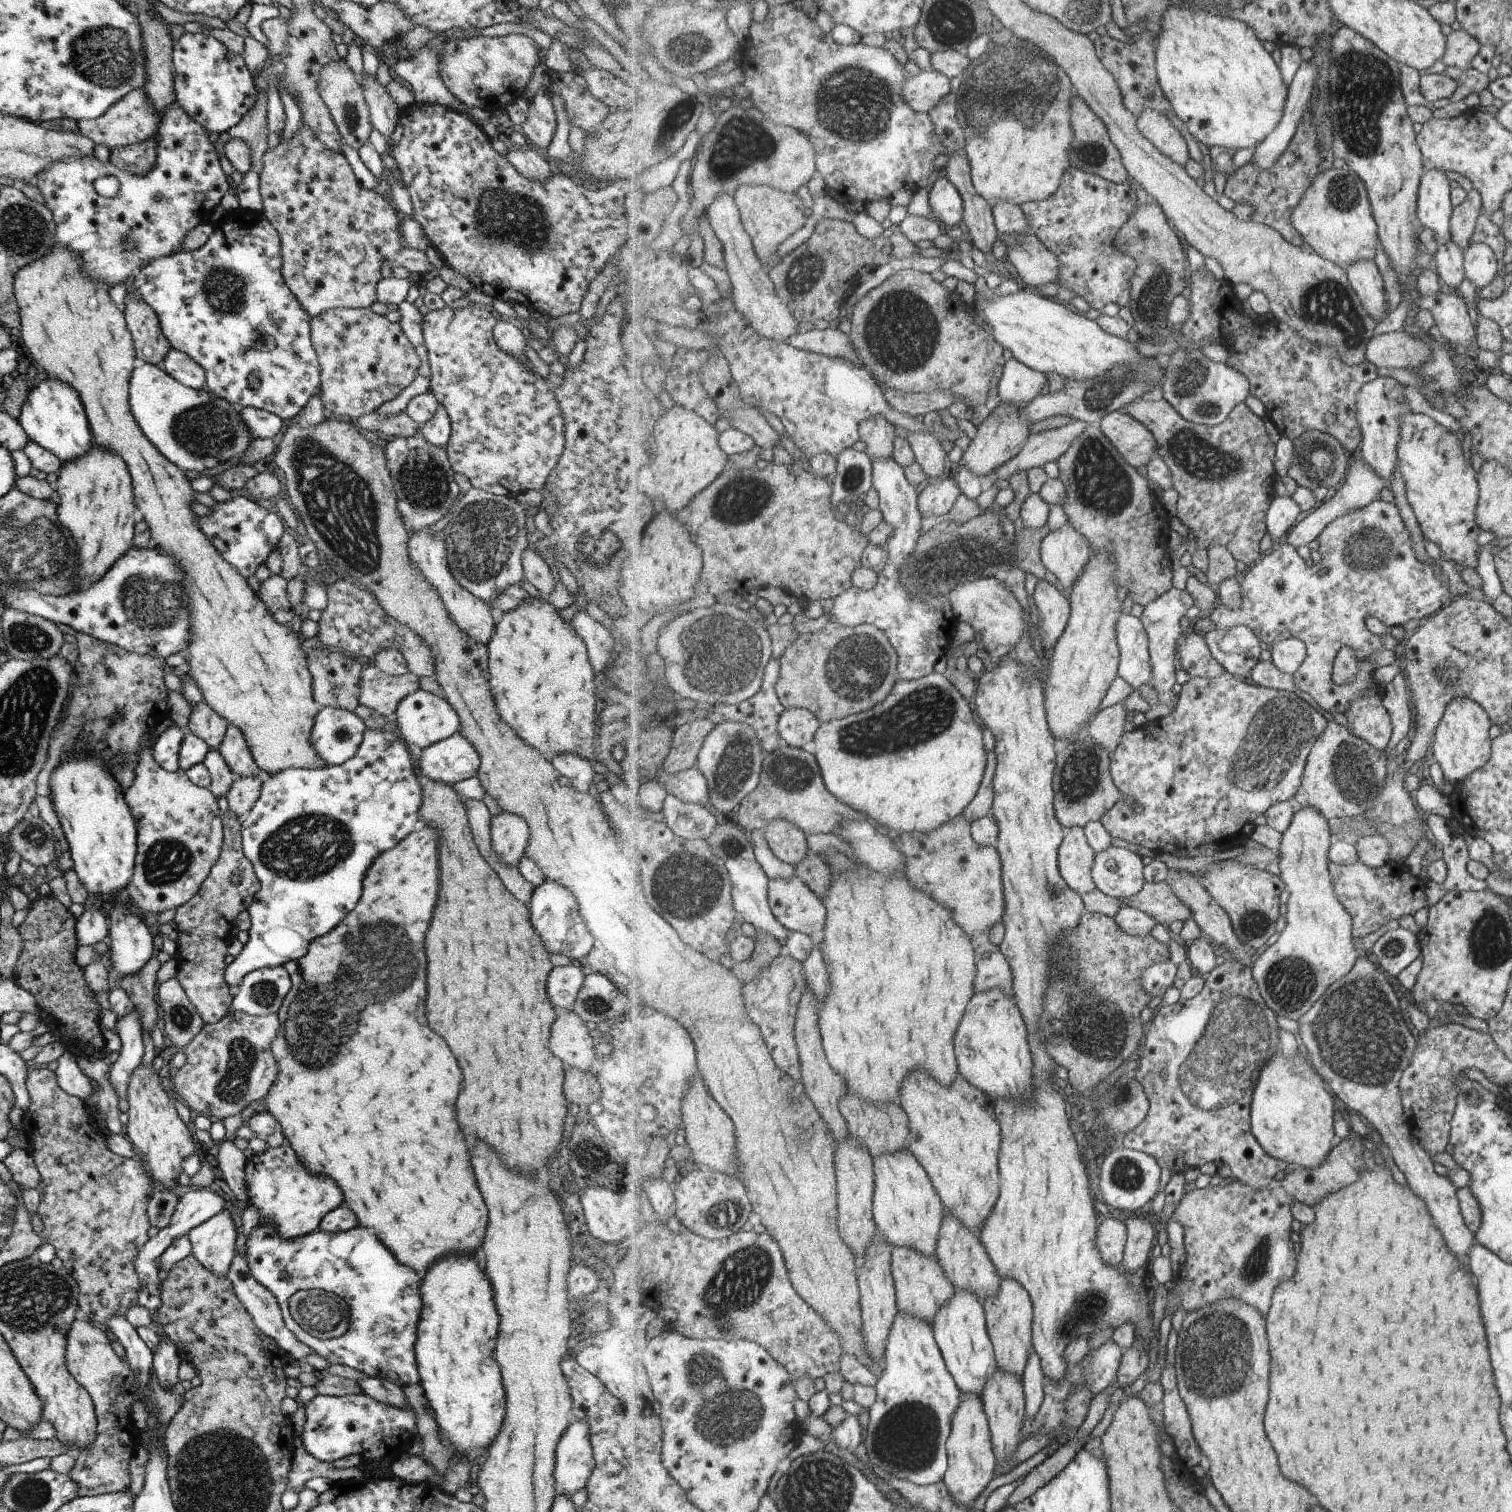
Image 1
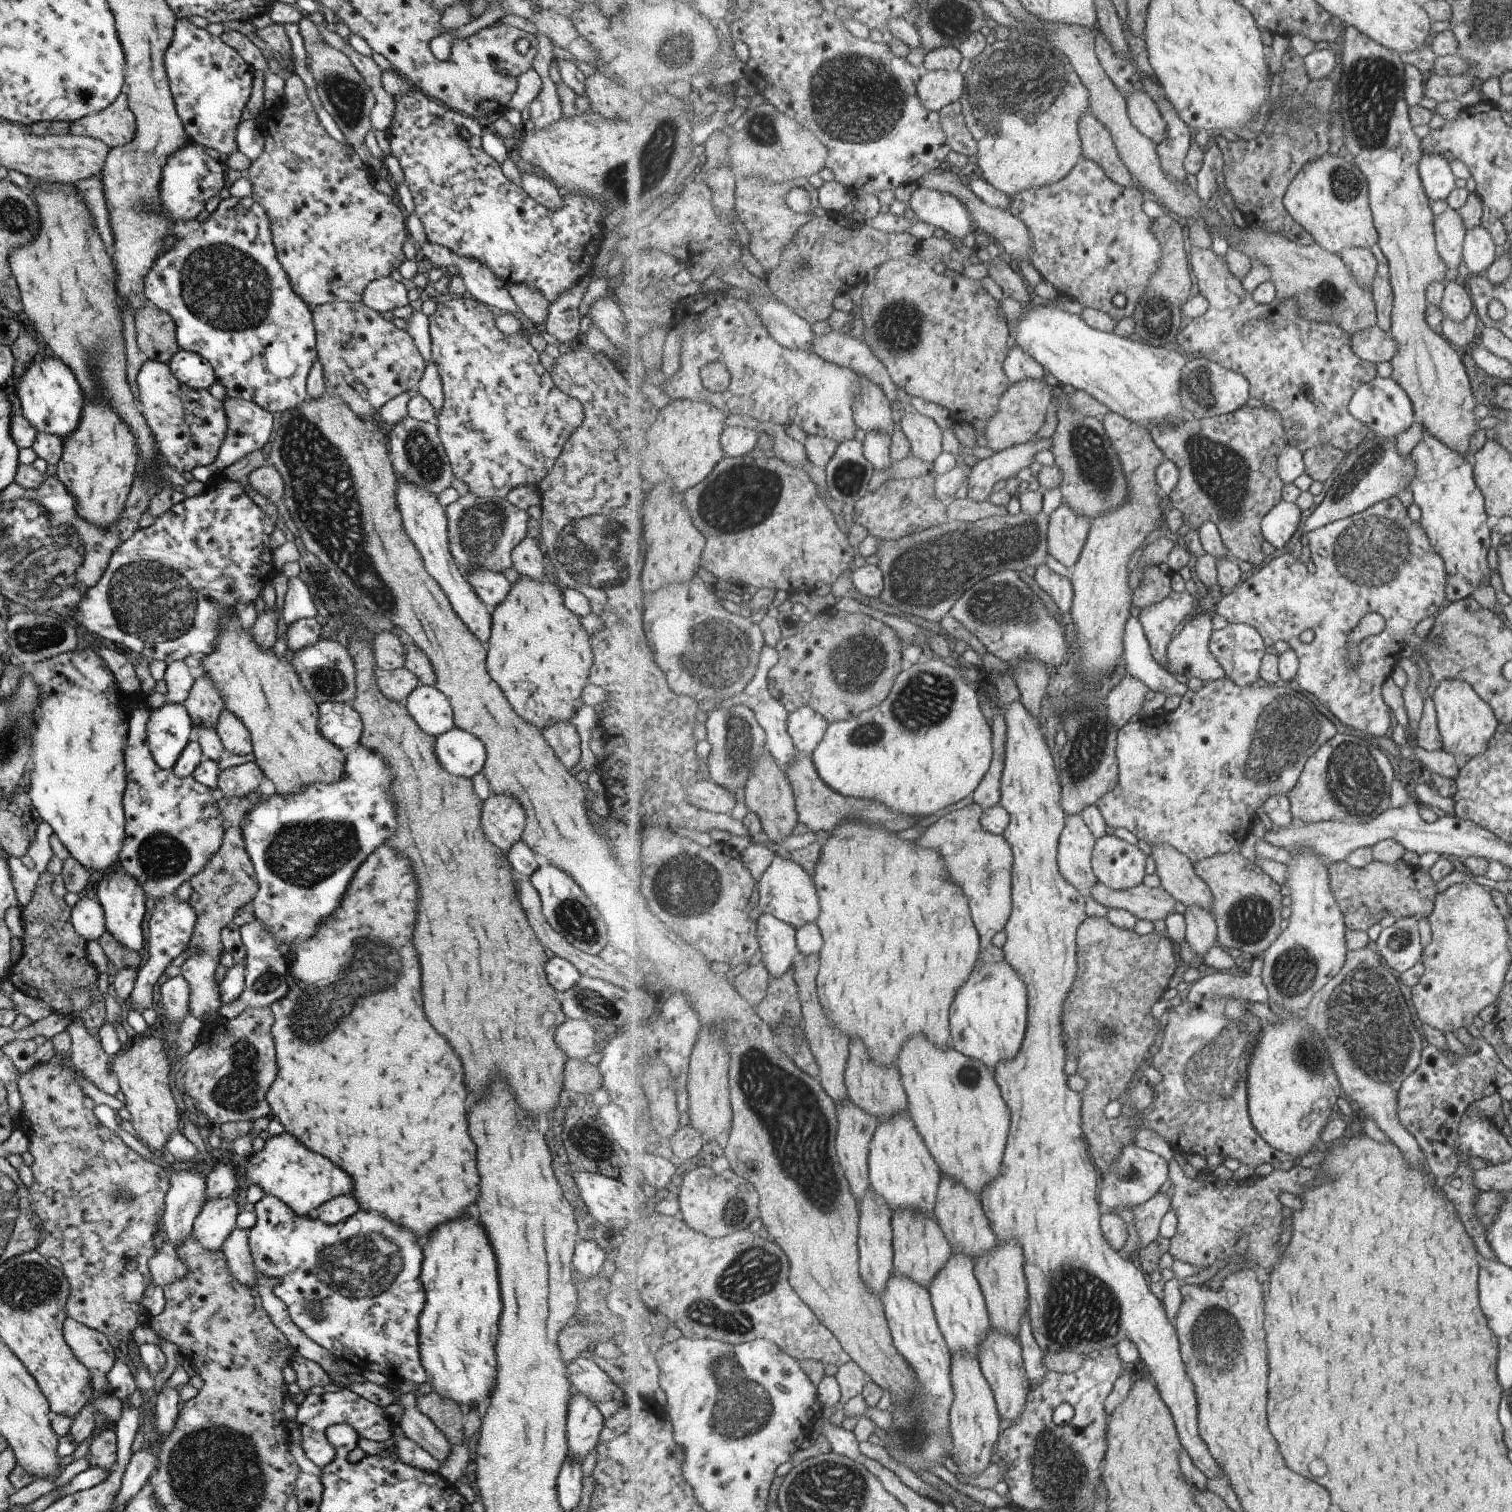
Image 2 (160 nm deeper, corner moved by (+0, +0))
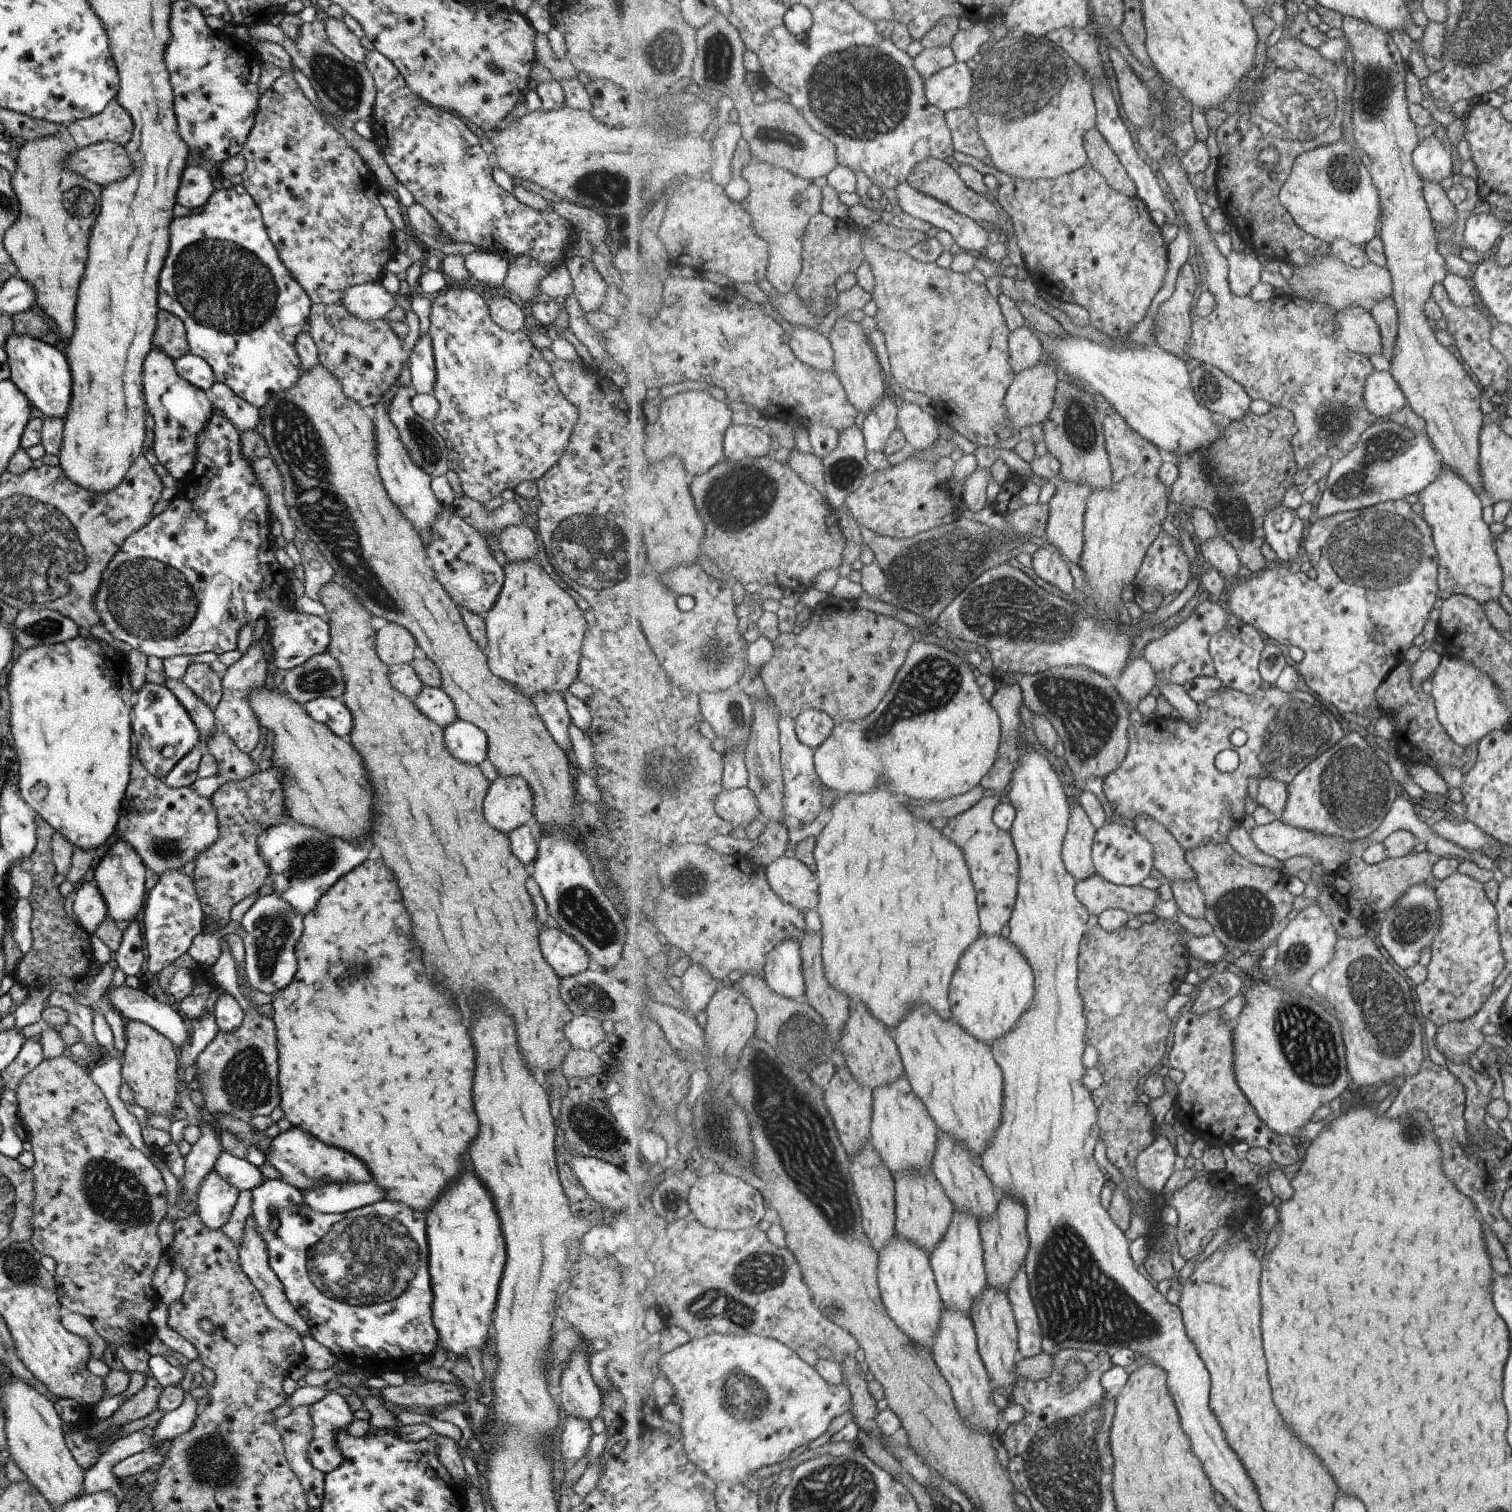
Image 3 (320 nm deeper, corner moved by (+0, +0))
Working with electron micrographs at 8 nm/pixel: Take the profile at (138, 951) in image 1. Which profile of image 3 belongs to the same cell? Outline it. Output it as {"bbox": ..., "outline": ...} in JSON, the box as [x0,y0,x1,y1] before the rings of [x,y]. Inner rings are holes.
{"bbox":[94,839,146,926],"outline":[[[117,839],[115,843],[103,854],[94,871],[94,882],[105,901],[106,910],[117,924],[121,926],[129,921],[135,921],[137,912],[143,906],[143,887],[146,868],[139,858],[136,850],[125,841]]]}

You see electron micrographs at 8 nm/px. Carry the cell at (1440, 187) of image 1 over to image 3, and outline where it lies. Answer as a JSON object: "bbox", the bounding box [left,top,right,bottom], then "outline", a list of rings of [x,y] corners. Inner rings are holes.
{"bbox":[1414,134,1454,181],"outline":[[[1434,134],[1420,141],[1414,152],[1414,162],[1422,178],[1434,181],[1447,178],[1454,169],[1451,151],[1445,148],[1441,135]]]}

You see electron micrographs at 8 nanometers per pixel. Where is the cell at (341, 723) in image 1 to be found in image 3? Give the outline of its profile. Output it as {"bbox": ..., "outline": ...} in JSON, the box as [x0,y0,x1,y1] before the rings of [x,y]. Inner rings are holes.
{"bbox":[303,697,353,737],"outline":[[[317,697],[303,707],[311,720],[325,724],[336,737],[347,736],[353,726],[349,709],[345,708],[340,698]]]}

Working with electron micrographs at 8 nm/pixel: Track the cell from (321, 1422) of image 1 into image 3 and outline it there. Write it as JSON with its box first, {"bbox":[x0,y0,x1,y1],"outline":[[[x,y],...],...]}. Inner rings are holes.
{"bbox":[307,1391,357,1474],"outline":[[[333,1391],[310,1406],[313,1434],[307,1447],[307,1458],[323,1474],[341,1464],[342,1454],[336,1446],[336,1435],[345,1431],[357,1417],[347,1406],[345,1399]]]}

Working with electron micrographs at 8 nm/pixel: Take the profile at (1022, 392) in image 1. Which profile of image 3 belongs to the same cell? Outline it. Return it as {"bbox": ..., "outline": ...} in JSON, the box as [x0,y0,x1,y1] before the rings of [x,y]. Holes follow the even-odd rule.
{"bbox":[1010,324,1044,372],"outline":[[[1028,324],[1012,332],[1010,338],[1010,363],[1014,372],[1035,366],[1044,358],[1044,346],[1038,333]]]}

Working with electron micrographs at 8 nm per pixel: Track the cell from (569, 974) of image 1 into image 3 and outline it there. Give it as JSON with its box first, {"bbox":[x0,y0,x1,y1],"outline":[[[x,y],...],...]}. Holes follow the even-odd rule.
{"bbox":[539,921,592,979],"outline":[[[551,921],[547,926],[539,926],[539,944],[545,960],[551,962],[560,979],[592,966],[590,956],[583,946],[566,932],[553,926]]]}

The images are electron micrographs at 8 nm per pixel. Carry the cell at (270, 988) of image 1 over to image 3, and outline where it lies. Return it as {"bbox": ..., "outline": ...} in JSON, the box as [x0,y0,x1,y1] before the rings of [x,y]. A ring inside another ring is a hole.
{"bbox":[240,891,302,995],"outline":[[[272,891],[253,902],[243,914],[240,925],[245,931],[245,937],[242,939],[242,966],[247,982],[256,991],[268,995],[284,989],[291,982],[298,967],[294,948],[302,933],[302,916],[298,915],[281,895]]]}

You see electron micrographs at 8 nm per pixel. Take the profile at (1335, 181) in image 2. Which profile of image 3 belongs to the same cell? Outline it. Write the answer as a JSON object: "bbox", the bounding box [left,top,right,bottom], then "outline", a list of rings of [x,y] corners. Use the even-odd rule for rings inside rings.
{"bbox":[1279,139,1380,247],"outline":[[[1341,139],[1333,144],[1302,154],[1293,165],[1292,173],[1279,192],[1279,202],[1307,234],[1328,245],[1347,240],[1365,247],[1377,235],[1380,192],[1371,178],[1369,168],[1361,162],[1361,152],[1352,139]]]}

